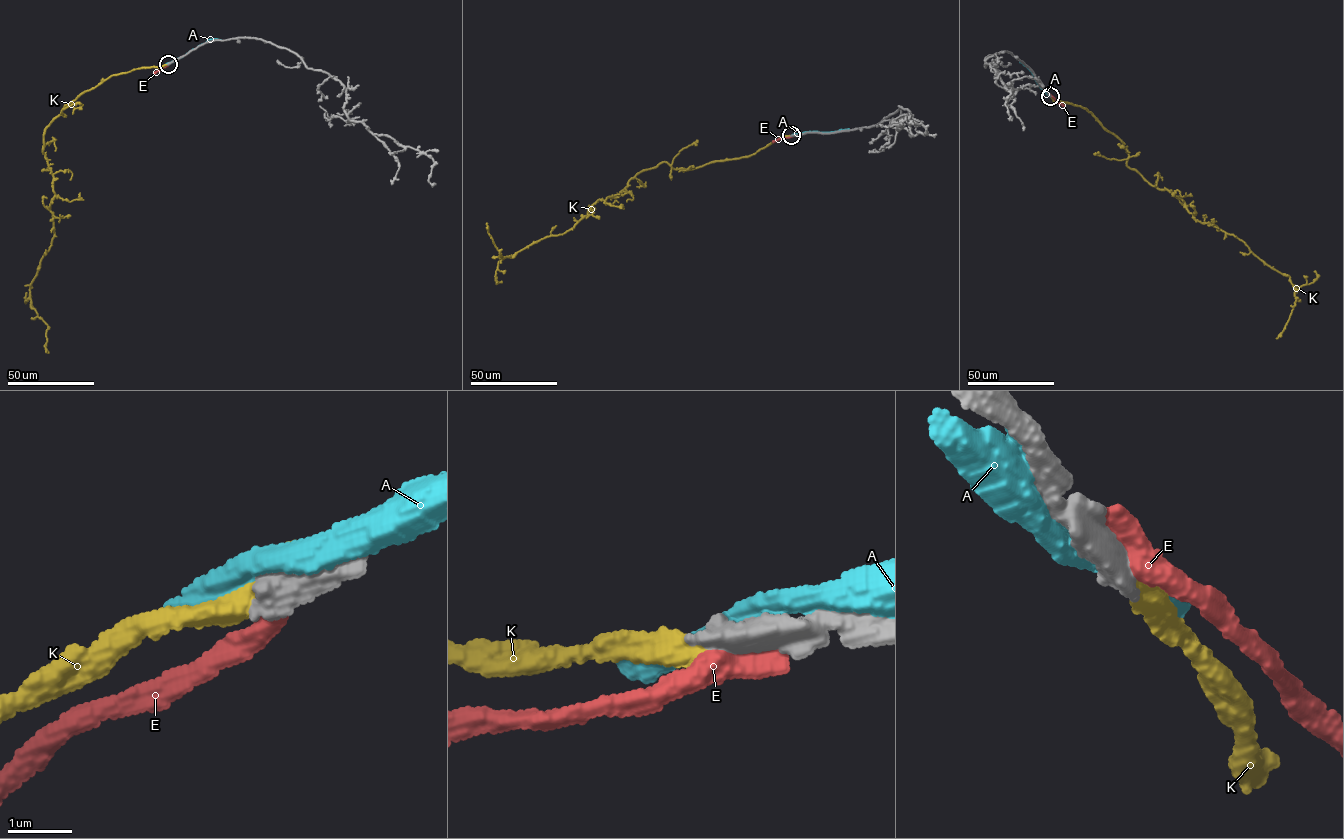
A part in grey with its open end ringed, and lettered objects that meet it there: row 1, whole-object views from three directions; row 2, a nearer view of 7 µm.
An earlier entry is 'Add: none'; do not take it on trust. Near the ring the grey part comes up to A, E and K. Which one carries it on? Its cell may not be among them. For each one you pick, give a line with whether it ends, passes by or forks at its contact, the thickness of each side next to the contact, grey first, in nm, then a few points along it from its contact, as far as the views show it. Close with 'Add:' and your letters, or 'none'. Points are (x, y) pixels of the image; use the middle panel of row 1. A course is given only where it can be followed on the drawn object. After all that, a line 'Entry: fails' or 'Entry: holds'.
Add: none
Entry: holds

